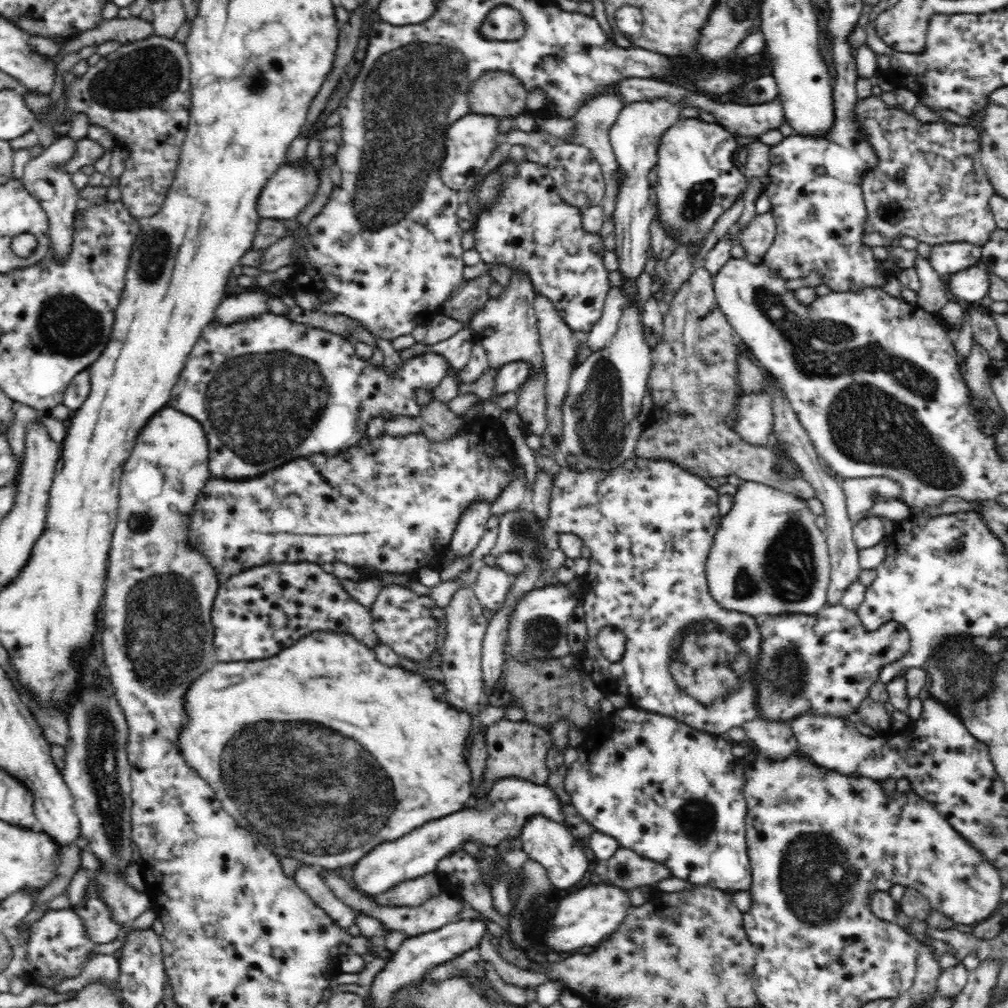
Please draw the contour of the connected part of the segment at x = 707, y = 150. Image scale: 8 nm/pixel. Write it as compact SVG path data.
M681 117L678 122L666 130L660 139L657 155L657 180L653 186L654 203L657 219L665 230L677 232L675 240L695 250L702 240L710 234L716 220L740 198L747 190L746 176L742 173L735 155L740 146L736 137L732 136L722 125L706 117Z

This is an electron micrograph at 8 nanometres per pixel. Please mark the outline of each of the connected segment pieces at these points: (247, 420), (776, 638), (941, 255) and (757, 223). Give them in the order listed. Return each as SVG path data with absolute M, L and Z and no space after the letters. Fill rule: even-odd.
M268 312L255 316L253 319L241 321L242 322L238 322L238 324L226 326L224 324L219 324L216 319L214 319L212 324L205 328L198 343L194 344L192 350L189 352L184 368L182 369L181 375L178 377L177 383L174 385L172 396L170 396L170 401L167 405L167 407L177 409L180 412L186 413L188 416L194 416L200 424L204 424L202 428L208 440L208 452L210 452L209 469L210 472L212 472L212 476L222 479L240 480L257 477L269 470L281 467L283 464L290 462L290 460L297 459L298 456L304 457L316 452L322 452L322 454L342 452L342 448L354 446L356 442L364 436L364 432L367 430L366 422L369 422L369 420L374 417L383 418L384 415L392 415L398 417L405 416L413 420L415 416L420 416L420 407L416 401L415 391L424 389L432 392L432 390L440 384L440 381L444 379L445 376L448 376L448 366L451 366L444 356L430 351L405 359L404 362L402 362L402 366L400 366L396 372L387 374L383 363L372 363L372 360L366 362L364 359L358 357L355 353L355 347L350 343L350 340L346 341L346 338L343 336L332 334L332 332L327 332L326 330L320 330L306 324L292 322L292 320L288 319L284 314ZM236 456L240 456L244 462L250 462L250 464L254 464L254 466L242 466L242 460L236 460Z
M826 605L820 612L816 612L812 615L808 614L782 614L782 616L770 616L766 618L762 624L760 624L761 638L761 653L757 656L756 662L754 662L751 670L753 671L753 679L756 684L757 700L755 702L758 710L761 712L761 716L766 720L772 722L788 722L790 723L796 716L800 714L810 714L810 712L817 712L820 716L837 716L838 718L851 718L858 710L858 706L862 700L868 697L868 690L872 688L872 684L878 682L878 674L880 670L886 666L886 664L892 664L896 660L900 660L908 650L910 650L910 635L909 632L895 620L890 620L886 624L882 624L878 630L874 632L868 632L865 630L862 621L859 619L856 610L850 610L845 606L838 605Z
M950 242L932 245L927 260L938 275L947 278L980 264L982 247L967 242Z
M771 211L756 215L738 236L741 244L752 261L762 261L762 256L776 238L776 221Z

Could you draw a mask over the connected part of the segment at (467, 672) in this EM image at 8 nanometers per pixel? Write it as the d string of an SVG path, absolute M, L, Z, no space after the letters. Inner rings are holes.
M460 585L454 592L448 606L445 607L447 612L446 632L445 639L440 644L442 683L445 686L447 701L454 708L466 711L472 716L482 708L481 700L485 689L481 669L481 650L489 620L484 617L483 609L472 586Z

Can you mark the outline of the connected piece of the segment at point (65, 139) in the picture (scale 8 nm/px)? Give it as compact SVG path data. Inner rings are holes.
M68 133L59 136L58 139L44 148L44 152L36 158L31 158L24 166L23 183L25 190L39 201L41 207L45 210L49 221L48 231L50 239L50 255L58 261L66 261L72 242L74 242L74 214L81 199L78 196L79 190L74 187L70 179L70 172L63 170L65 162L74 154L77 141L73 141Z

